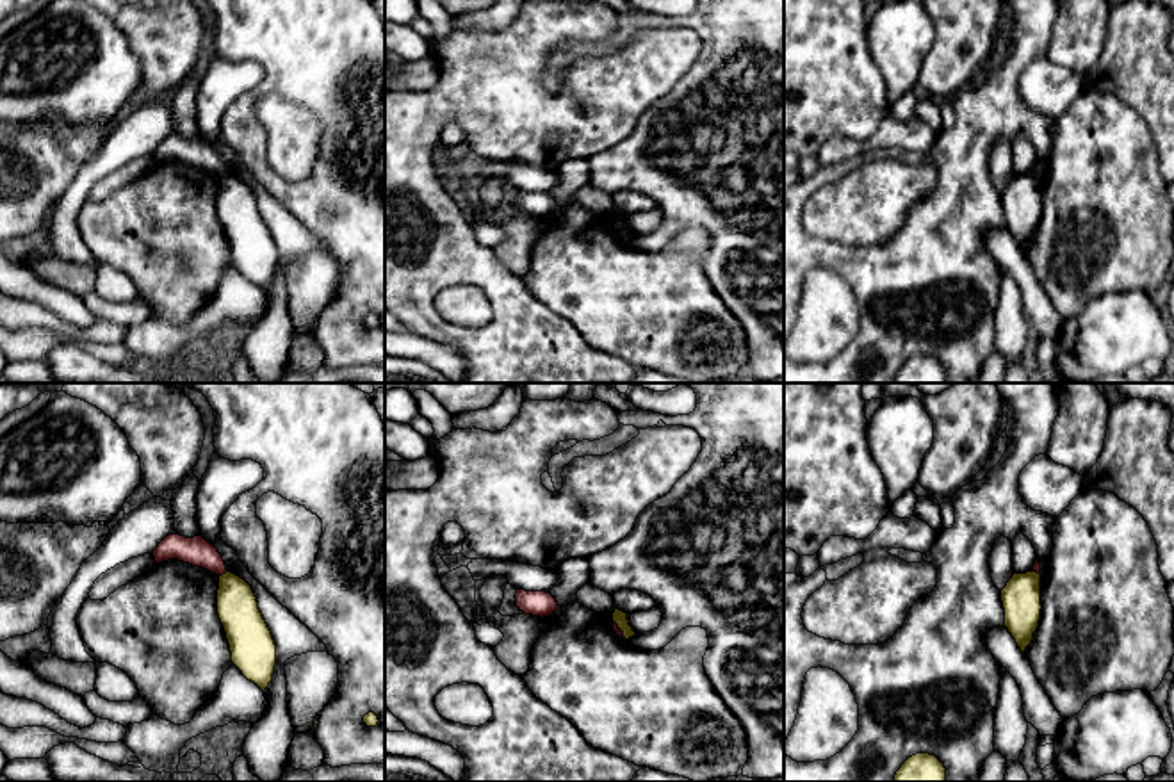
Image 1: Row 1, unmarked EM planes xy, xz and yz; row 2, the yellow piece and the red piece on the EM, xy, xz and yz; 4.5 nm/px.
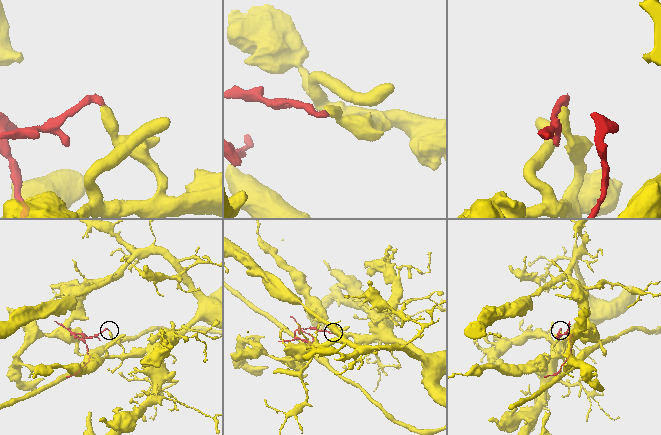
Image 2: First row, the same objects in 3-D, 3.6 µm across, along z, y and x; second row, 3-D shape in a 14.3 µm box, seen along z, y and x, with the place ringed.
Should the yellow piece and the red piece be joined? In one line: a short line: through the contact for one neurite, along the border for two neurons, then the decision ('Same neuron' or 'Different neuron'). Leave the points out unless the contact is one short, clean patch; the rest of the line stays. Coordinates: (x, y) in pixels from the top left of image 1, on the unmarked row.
Line: xy (227, 171), (220, 177). Different neuron

